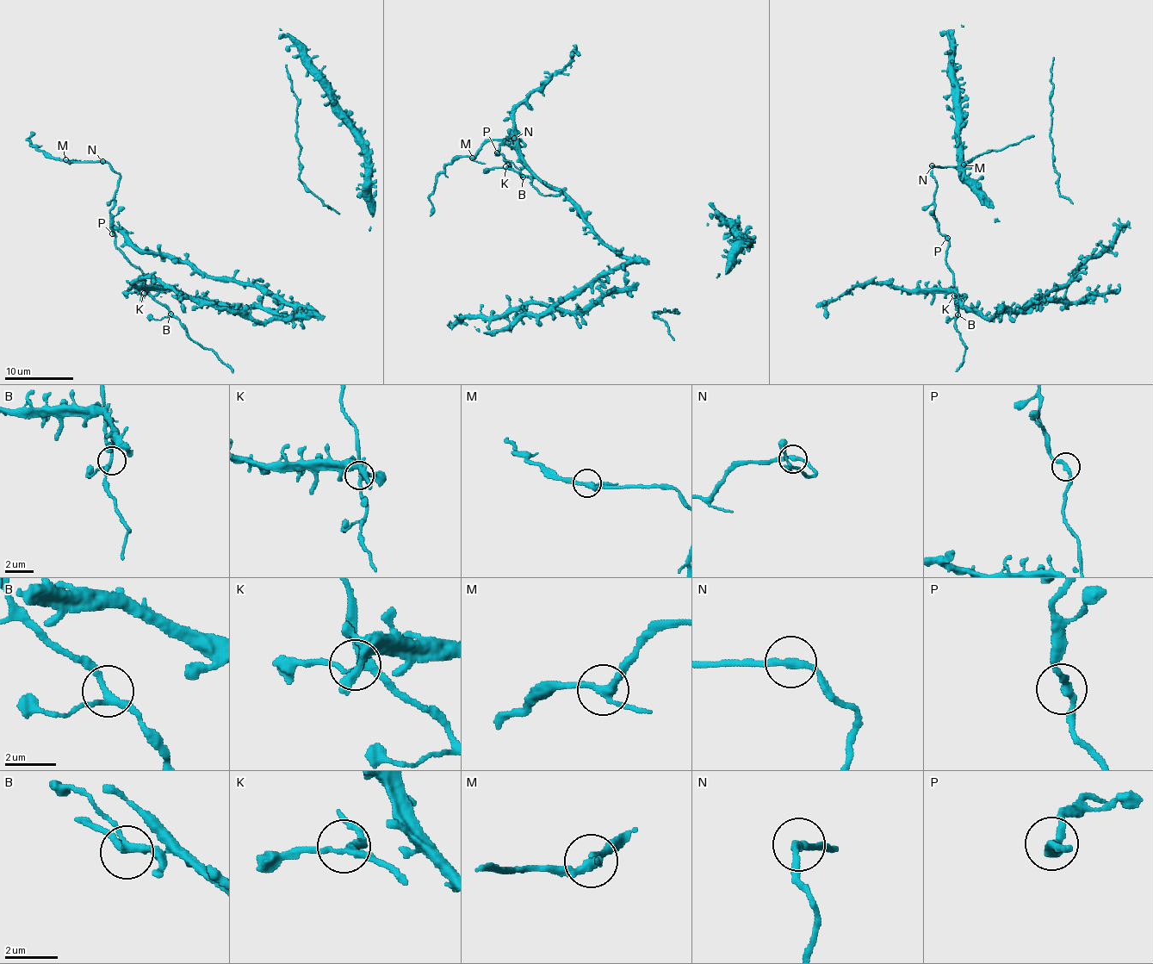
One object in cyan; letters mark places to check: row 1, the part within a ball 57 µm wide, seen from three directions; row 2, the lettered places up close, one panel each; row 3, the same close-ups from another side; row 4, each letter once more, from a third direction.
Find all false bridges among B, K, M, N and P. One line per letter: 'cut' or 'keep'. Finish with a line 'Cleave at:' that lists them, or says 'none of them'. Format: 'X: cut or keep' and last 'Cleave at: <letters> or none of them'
B: keep
K: keep
M: keep
N: keep
P: keep
Cleave at: none of them

